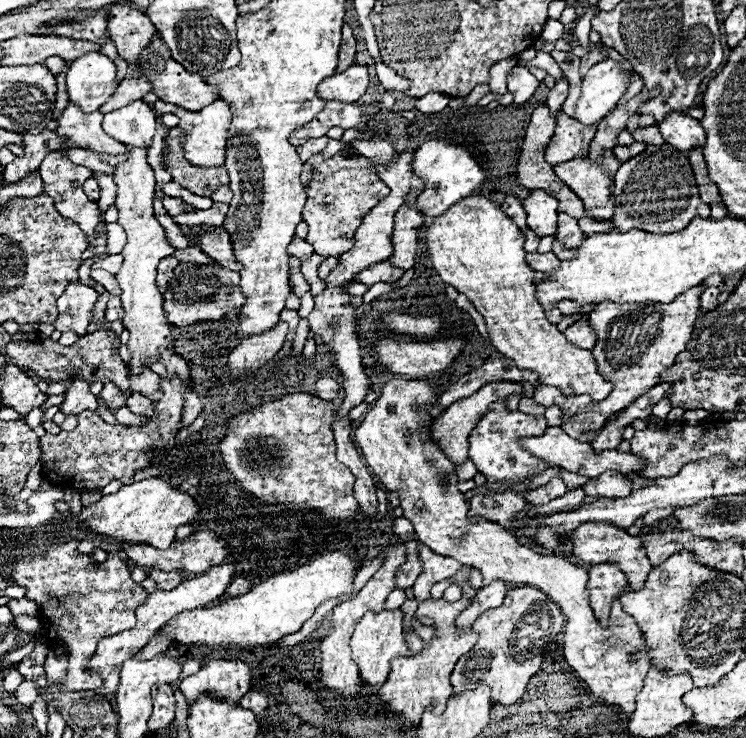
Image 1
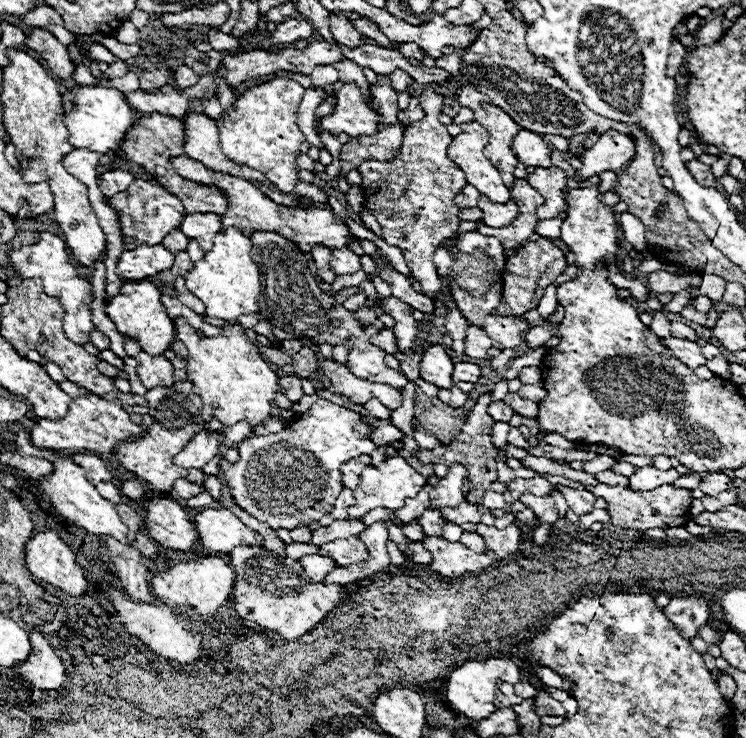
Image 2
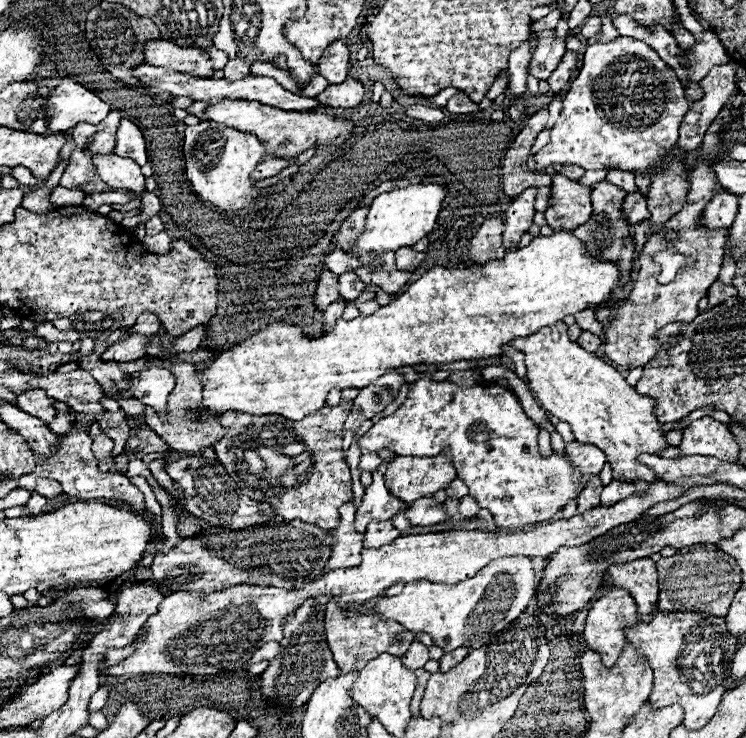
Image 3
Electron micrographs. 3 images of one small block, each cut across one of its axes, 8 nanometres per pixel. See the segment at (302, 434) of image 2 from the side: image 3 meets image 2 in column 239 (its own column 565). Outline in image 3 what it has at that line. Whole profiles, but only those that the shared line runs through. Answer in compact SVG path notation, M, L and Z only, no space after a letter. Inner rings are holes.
M428 374L410 384L408 398L394 414L374 422L374 426L360 438L360 448L362 454L388 448L398 456L436 456L442 452L442 448L450 446L458 478L466 482L470 496L476 498L478 506L490 510L500 528L522 528L526 524L552 520L554 514L574 498L574 492L582 490L582 484L586 484L592 474L600 474L606 462L606 456L600 448L576 441L570 445L565 444L564 453L568 459L557 453L552 457L542 457L538 450L538 432L540 428L524 414L520 400L510 390L496 384L462 388L450 382L432 382ZM576 467L582 470L580 484L572 484L572 474Z

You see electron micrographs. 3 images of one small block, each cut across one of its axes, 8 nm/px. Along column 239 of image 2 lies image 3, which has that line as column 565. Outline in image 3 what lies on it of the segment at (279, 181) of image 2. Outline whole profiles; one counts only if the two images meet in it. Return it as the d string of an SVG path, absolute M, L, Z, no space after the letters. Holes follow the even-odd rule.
M618 36L606 44L596 42L588 46L582 58L580 74L566 92L560 118L552 128L548 144L536 154L536 162L540 168L552 164L576 164L586 170L616 168L636 174L650 174L660 156L668 156L674 150L678 128L688 106L690 104L684 98L684 86L676 72L648 44L626 36Z

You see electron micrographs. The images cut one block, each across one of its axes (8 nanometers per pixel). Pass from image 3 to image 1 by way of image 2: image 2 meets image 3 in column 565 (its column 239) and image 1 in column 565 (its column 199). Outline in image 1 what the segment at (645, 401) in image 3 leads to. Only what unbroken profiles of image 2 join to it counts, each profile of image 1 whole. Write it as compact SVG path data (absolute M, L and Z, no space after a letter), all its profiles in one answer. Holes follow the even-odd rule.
M472 194L430 220L424 236L434 270L442 282L466 294L484 316L488 336L504 358L510 358L520 370L536 372L540 384L556 386L566 396L590 394L598 402L612 392L614 386L600 376L592 352L568 342L564 332L544 316L534 296L534 270L524 260L526 236L498 204L482 194Z

